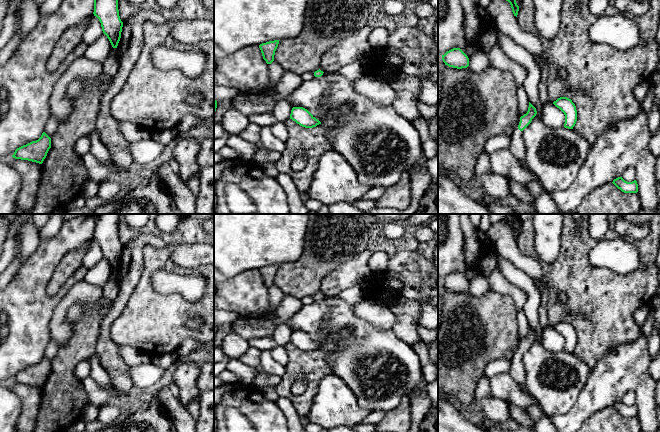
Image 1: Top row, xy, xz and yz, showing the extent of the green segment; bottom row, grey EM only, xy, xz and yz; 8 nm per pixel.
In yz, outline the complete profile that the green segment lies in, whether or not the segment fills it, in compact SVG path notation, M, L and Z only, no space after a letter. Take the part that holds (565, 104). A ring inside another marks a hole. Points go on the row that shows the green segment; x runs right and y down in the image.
M560 97L553 104L565 115L564 127L573 129L577 121L577 110L572 100L567 97Z

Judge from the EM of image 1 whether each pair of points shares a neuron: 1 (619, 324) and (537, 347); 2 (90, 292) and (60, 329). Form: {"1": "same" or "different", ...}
{"1": "different", "2": "same"}

